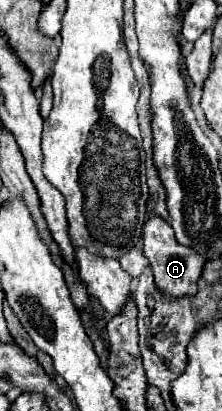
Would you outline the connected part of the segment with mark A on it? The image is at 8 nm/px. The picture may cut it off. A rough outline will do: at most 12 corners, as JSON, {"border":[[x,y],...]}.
{"border":[[161,217],[143,227],[157,289],[193,297],[205,261]]}

